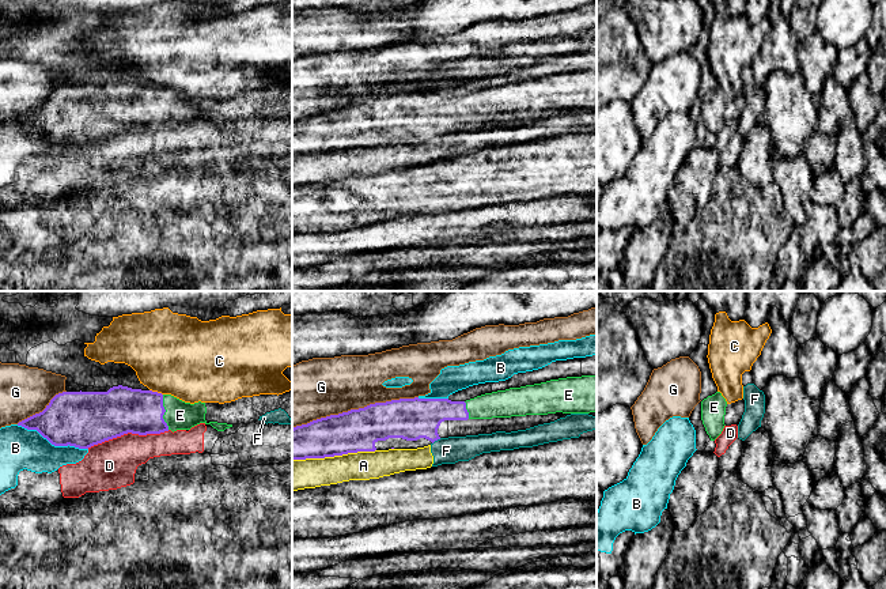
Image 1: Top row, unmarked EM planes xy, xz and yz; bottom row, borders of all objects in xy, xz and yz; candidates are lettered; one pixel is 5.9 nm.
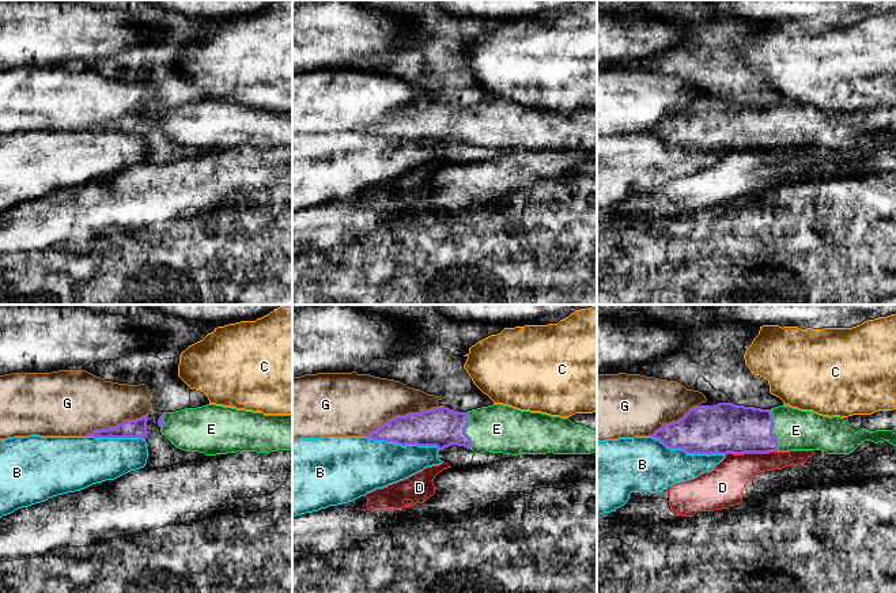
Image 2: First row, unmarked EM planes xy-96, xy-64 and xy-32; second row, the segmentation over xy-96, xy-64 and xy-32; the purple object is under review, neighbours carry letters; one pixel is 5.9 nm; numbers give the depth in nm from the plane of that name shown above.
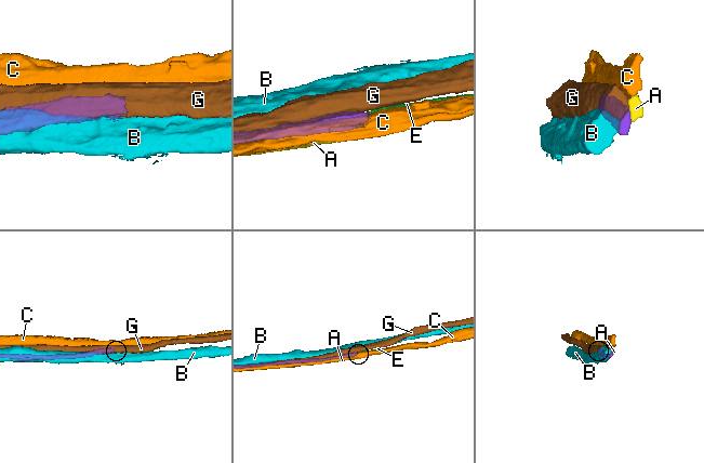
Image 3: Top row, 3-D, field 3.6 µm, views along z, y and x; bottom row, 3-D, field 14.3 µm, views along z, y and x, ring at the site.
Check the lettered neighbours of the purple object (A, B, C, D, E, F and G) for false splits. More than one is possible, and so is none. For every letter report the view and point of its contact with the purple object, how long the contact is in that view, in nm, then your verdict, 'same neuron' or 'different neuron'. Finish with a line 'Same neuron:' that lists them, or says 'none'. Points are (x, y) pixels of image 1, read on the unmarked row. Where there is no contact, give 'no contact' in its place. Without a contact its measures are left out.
A: contact xz (333, 151); length 500 nm; different neuron
B: contact xy (52, 139); length 440 nm; different neuron
C: contact xy (156, 87); length 90 nm; different neuron
D: contact xy (128, 127); length 500 nm; different neuron
E: contact xy (165, 106); length 220 nm; same neuron
F: contact xz (436, 135); length 70 nm; different neuron
G: contact xz (355, 105); length 750 nm; different neuron
Same neuron: E

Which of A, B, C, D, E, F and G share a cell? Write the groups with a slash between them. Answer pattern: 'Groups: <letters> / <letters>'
Groups: A F / B / C / D / E / G

